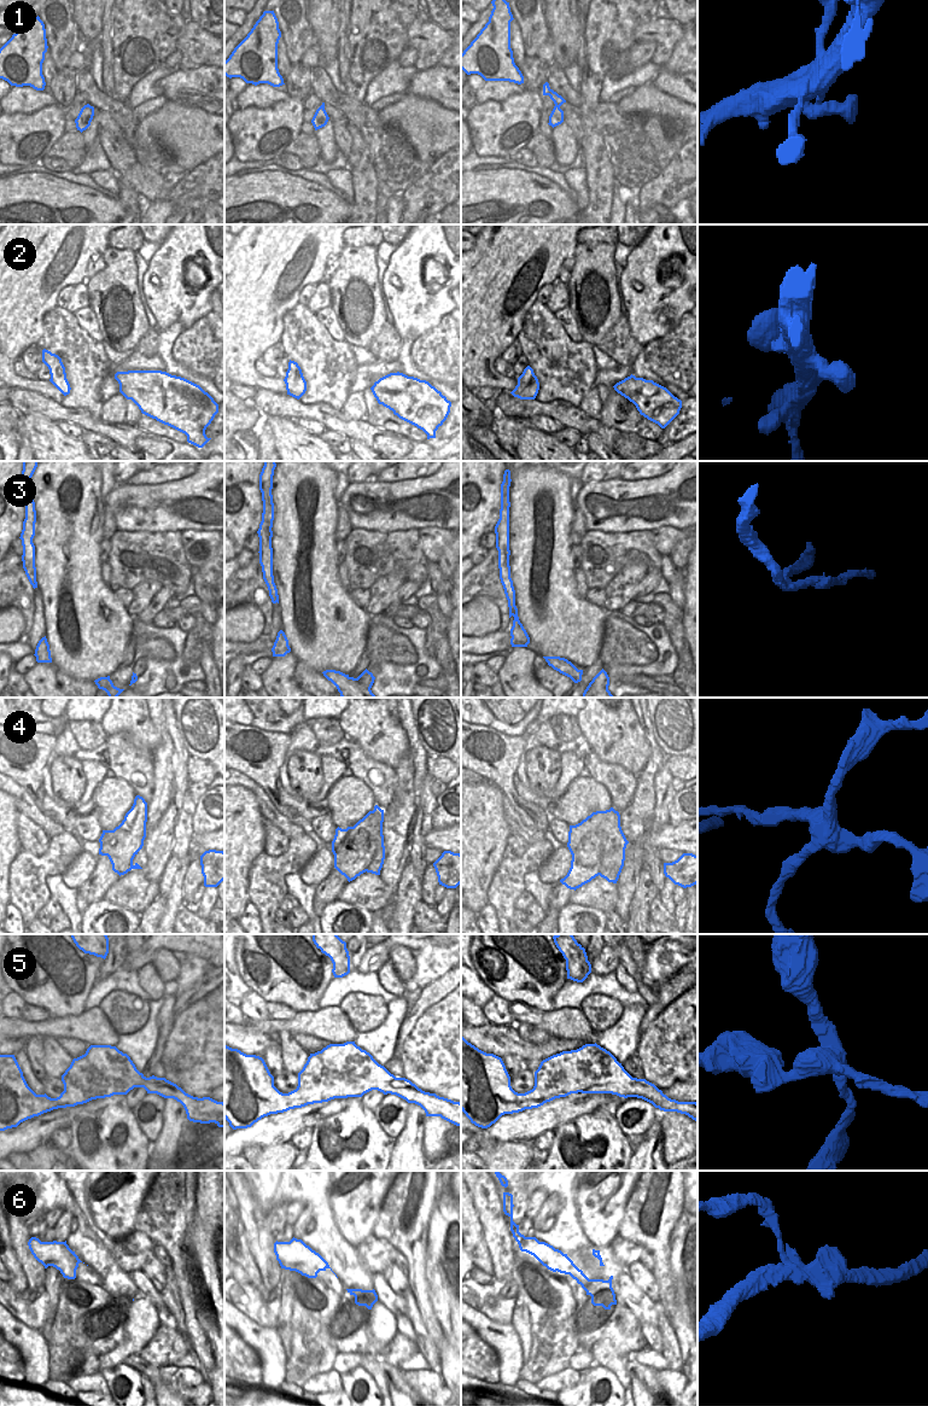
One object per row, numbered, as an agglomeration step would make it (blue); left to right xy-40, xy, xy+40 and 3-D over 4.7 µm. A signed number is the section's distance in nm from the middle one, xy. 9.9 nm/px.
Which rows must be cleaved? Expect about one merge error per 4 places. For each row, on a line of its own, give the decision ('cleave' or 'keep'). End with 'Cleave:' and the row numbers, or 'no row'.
1: keep
2: keep
3: cleave
4: cleave
5: cleave
6: cleave
Cleave: 3, 4, 5, 6

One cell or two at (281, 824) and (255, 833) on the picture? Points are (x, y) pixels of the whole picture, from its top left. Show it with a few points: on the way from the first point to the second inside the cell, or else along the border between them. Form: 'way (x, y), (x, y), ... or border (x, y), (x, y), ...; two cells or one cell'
border (252, 792), (258, 810), (264, 818); two cells

